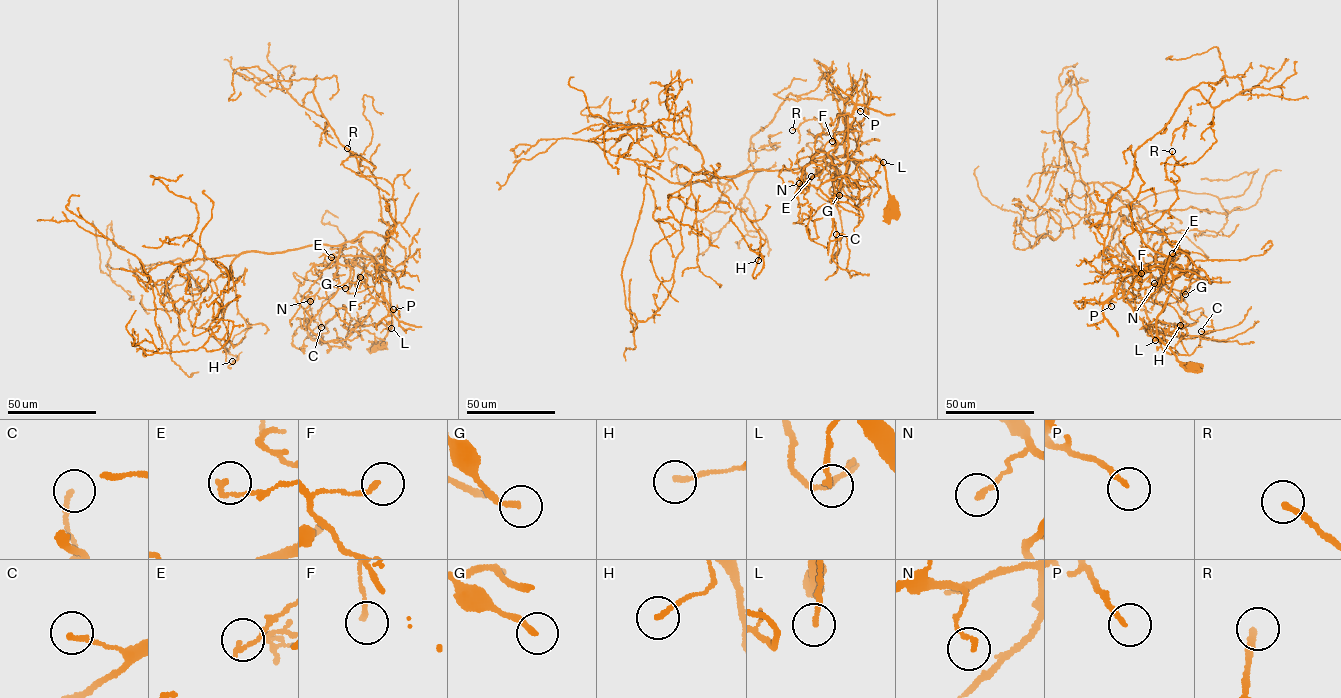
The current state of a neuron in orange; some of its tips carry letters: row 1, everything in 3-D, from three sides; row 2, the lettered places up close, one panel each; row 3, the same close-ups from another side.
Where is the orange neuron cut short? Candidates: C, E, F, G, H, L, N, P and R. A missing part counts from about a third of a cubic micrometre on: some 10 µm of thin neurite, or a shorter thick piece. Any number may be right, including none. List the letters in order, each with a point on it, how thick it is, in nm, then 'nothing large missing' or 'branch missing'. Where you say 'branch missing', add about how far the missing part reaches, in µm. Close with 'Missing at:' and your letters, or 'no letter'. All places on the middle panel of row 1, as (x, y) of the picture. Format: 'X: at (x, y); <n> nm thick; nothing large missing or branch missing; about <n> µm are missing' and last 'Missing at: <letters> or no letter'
C: at (836, 234); 170 nm thick; nothing large missing
E: at (811, 176); 150 nm thick; nothing large missing
F: at (832, 141); 180 nm thick; nothing large missing
G: at (839, 195); 180 nm thick; nothing large missing
H: at (758, 260); 150 nm thick; nothing large missing
L: at (883, 162); 150 nm thick; nothing large missing
N: at (799, 183); 140 nm thick; nothing large missing
P: at (860, 111); 170 nm thick; nothing large missing
R: at (792, 130); 200 nm thick; branch missing; about 10 µm are missing
Missing at: R

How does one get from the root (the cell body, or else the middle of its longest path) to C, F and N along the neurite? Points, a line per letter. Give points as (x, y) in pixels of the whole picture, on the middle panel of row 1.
C: (891, 211), (882, 163), (875, 155), (852, 159), (832, 138), (801, 178), (831, 201), (836, 234)
F: (891, 211), (882, 163), (875, 155), (853, 160), (843, 145), (838, 144), (836, 150), (832, 137), (832, 141)
N: (891, 211), (883, 165), (875, 155), (860, 161), (839, 156), (799, 184), (807, 186), (799, 183)

